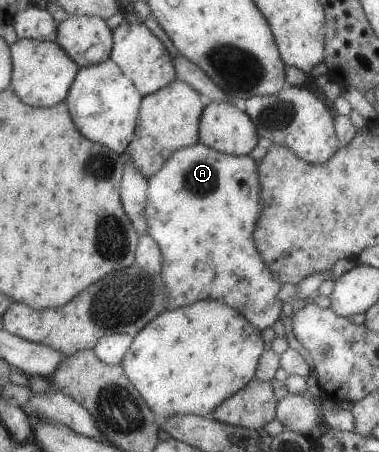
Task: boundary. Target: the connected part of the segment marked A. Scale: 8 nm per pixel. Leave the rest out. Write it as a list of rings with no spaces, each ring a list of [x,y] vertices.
[[[199,142],[175,150],[161,170],[148,179],[148,202],[145,206],[148,235],[157,242],[163,254],[161,279],[167,292],[168,309],[180,308],[197,300],[227,302],[258,330],[272,327],[281,320],[282,302],[278,292],[282,286],[265,266],[253,242],[253,230],[261,216],[258,162],[249,155],[232,156]]]

